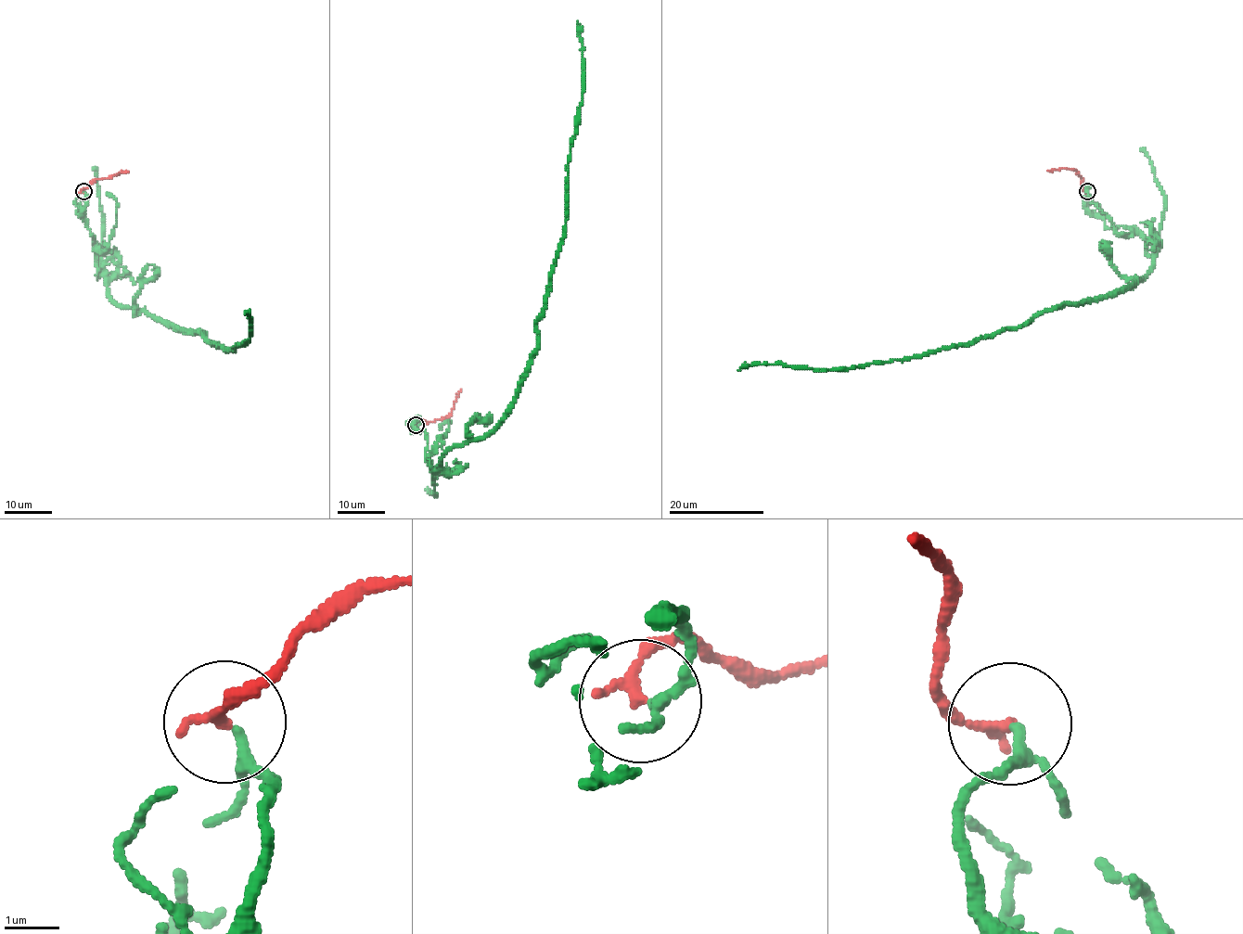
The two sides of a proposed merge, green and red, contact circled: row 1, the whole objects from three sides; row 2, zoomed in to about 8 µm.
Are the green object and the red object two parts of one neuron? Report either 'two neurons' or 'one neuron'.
one neuron

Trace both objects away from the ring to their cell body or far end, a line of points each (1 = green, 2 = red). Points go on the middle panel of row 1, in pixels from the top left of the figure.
1: (416, 425), (435, 469), (452, 448), (489, 435), (537, 344), (582, 101), (578, 21)
2: (416, 425), (419, 420), (428, 422), (447, 417), (460, 390)

